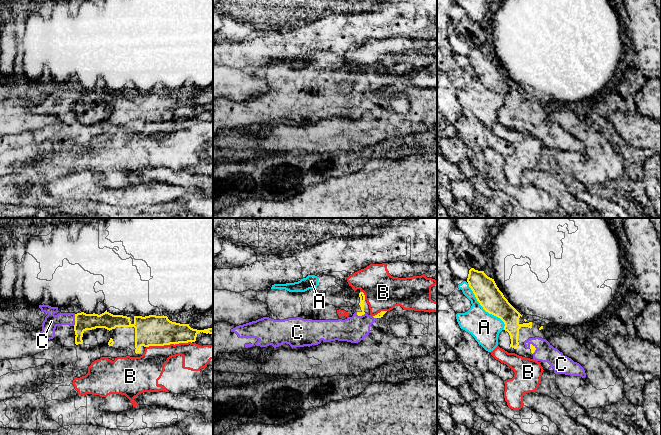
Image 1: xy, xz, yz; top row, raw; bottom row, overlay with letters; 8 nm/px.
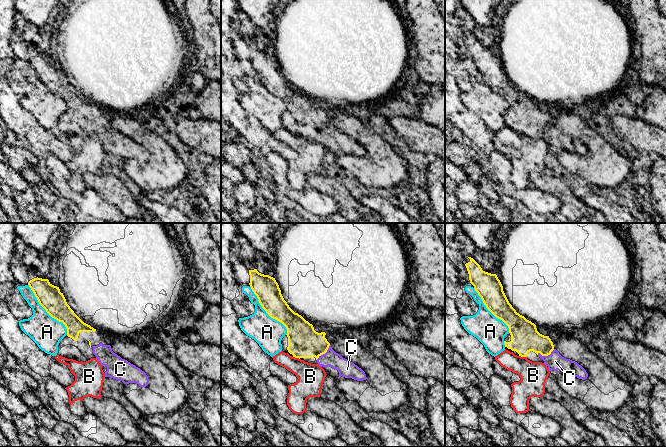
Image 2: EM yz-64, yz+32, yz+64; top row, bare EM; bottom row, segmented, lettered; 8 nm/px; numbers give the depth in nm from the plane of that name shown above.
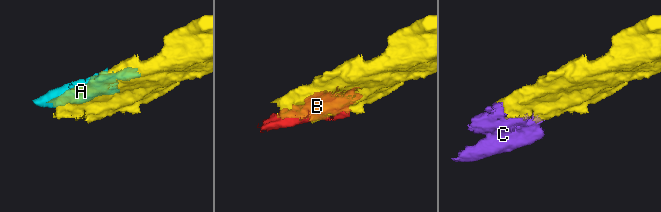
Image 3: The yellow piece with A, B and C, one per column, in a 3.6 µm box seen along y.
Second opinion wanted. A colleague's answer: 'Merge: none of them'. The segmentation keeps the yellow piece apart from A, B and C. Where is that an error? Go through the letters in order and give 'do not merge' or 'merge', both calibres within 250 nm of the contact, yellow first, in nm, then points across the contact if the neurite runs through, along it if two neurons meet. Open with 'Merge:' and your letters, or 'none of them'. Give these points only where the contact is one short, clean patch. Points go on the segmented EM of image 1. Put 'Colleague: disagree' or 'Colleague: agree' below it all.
Merge: C
A: do not merge; 200 nm thick on the yellow side, 240 nm on the other
B: do not merge; 240 nm thick on the yellow side, 240 nm on the other
C: merge; 140 nm thick on the yellow side, 110 nm on the other
Colleague: disagree

